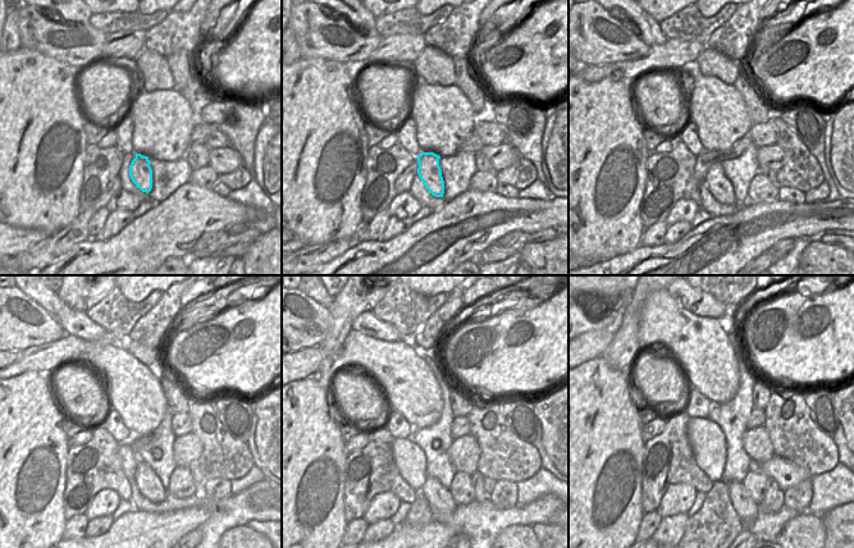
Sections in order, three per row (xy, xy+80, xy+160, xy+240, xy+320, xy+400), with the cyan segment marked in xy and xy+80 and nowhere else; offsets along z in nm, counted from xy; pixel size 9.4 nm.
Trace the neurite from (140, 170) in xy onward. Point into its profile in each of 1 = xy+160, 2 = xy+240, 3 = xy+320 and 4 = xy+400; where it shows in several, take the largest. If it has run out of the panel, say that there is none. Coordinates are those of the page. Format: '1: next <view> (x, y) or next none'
1: next xy+160 (718, 185)
2: next xy+240 (149, 484)
3: next xy+320 (438, 496)
4: next xy+400 (747, 508)

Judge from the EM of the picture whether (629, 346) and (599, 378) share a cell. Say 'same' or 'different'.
different

